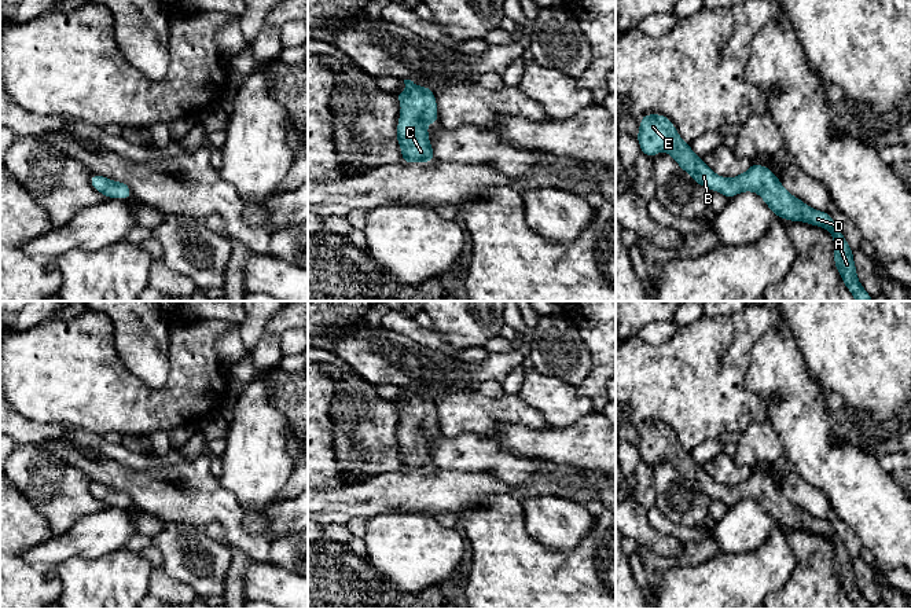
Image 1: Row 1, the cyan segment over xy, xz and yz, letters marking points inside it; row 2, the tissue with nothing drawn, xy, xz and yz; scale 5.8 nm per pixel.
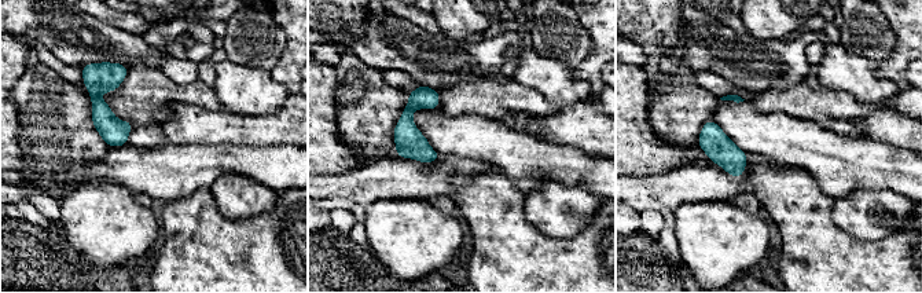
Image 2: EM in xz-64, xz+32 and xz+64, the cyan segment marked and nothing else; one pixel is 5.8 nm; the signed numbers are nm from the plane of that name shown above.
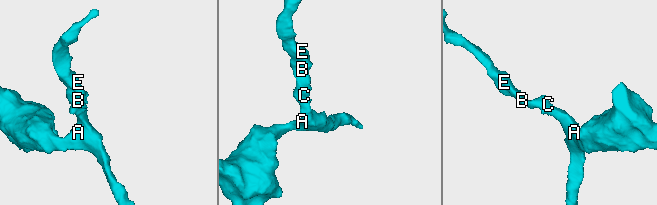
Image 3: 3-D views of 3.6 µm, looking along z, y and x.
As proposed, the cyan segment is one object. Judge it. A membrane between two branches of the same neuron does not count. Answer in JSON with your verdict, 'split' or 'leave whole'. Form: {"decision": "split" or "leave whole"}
{"decision": "leave whole"}

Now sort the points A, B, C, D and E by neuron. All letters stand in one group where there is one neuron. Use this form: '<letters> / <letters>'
A B C D E

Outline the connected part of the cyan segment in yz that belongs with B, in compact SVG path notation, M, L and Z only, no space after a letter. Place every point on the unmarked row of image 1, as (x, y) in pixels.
M644 422L636 443L642 462L653 466L665 459L694 489L710 499L731 507L736 502L753 499L768 513L774 524L789 529L802 529L827 538L834 547L834 573L856 609L873 609L856 583L853 558L835 533L829 520L812 517L800 506L791 503L771 476L752 470L752 474L731 487L716 483L688 451L683 450L673 430L661 422Z

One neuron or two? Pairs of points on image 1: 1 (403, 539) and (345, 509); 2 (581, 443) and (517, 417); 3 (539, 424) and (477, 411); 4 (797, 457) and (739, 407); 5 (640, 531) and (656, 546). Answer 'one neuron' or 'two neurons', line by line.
1: two neurons
2: two neurons
3: one neuron
4: two neurons
5: one neuron

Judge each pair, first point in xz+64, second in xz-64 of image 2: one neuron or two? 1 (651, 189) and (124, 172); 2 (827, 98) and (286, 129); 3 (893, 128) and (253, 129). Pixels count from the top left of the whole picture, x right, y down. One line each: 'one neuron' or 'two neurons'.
1: one neuron
2: two neurons
3: one neuron

